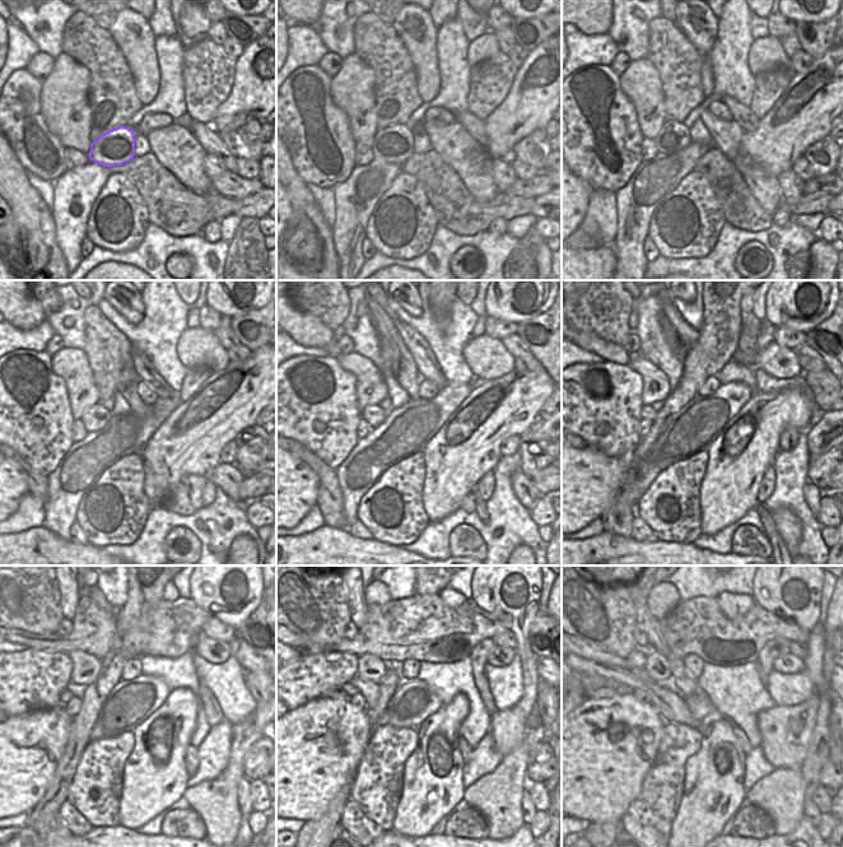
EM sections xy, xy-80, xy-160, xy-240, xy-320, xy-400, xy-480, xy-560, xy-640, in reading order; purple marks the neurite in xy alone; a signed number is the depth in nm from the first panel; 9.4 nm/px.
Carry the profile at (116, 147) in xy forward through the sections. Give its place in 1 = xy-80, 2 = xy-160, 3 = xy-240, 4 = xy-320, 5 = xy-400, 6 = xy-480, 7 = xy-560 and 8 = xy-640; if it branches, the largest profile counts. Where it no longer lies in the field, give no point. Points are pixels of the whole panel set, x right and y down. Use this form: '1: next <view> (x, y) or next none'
1: next xy-80 (395, 145)
2: next xy-160 (674, 135)
3: next xy-240 (97, 417)
4: next xy-320 (375, 415)
5: next xy-400 (647, 412)
6: next xy-480 (65, 696)
7: next xy-560 (340, 694)
8: next xy-640 (613, 687)

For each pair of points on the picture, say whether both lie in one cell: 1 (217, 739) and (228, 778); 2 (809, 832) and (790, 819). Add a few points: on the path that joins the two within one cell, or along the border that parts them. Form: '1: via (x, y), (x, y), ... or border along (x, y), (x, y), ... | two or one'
1: border along (232, 738), (227, 766), (214, 778), (199, 783) | two
2: border along (804, 817), (787, 833) | two

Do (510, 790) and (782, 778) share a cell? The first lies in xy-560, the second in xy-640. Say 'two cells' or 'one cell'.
one cell

